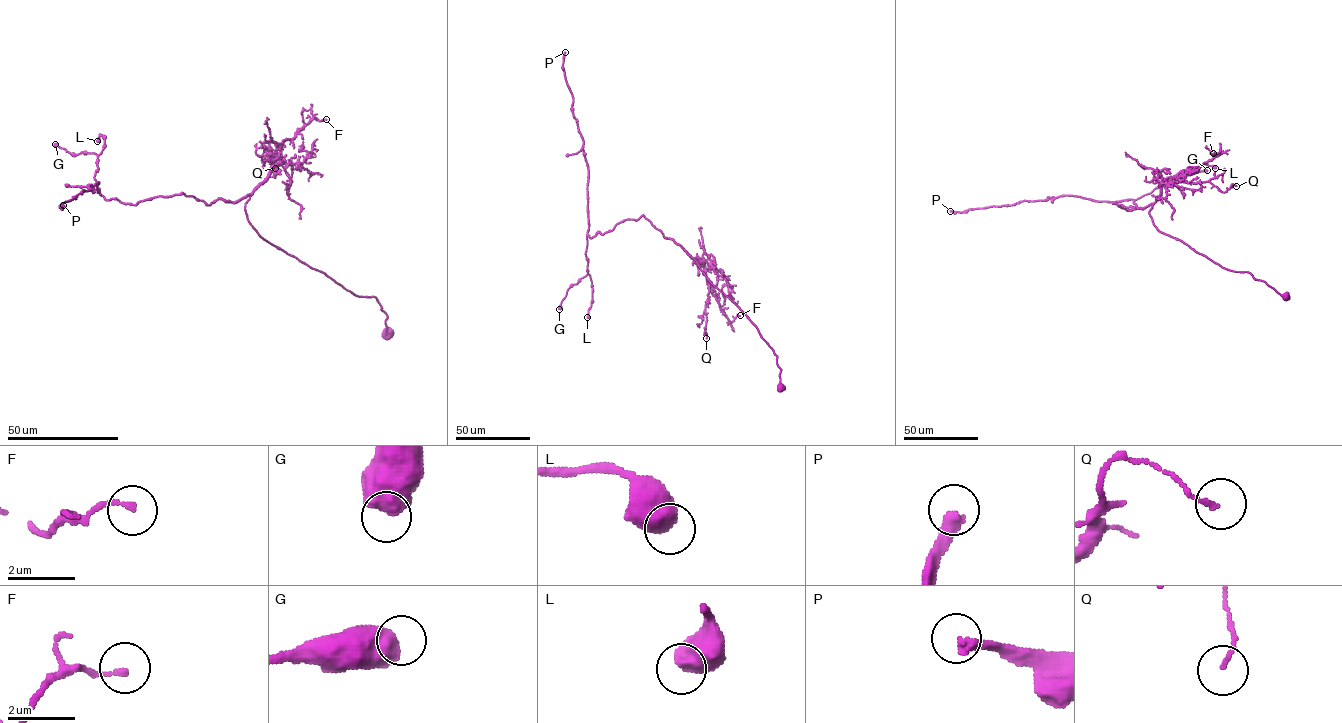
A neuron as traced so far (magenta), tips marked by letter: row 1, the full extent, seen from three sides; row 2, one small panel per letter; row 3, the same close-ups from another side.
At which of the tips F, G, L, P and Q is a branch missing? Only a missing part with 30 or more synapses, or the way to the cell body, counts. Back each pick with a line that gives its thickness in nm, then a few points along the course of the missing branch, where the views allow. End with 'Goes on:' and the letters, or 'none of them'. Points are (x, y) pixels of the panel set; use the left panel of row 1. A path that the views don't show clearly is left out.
P: Thickness 340 nm. Course of what is missing: (63, 205), (70, 186), (60, 182), (41, 151), (45, 150), (61, 166), (49, 165), (53, 155), (49, 151)
Goes on: P

